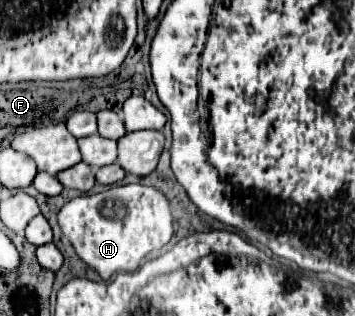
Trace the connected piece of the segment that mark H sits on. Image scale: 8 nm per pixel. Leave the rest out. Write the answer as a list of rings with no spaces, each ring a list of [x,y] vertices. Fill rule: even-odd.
[[[117,185],[103,193],[81,195],[65,203],[59,211],[63,235],[104,281],[120,271],[135,271],[139,262],[157,258],[161,247],[173,237],[171,221],[171,207],[165,195],[145,185]]]

